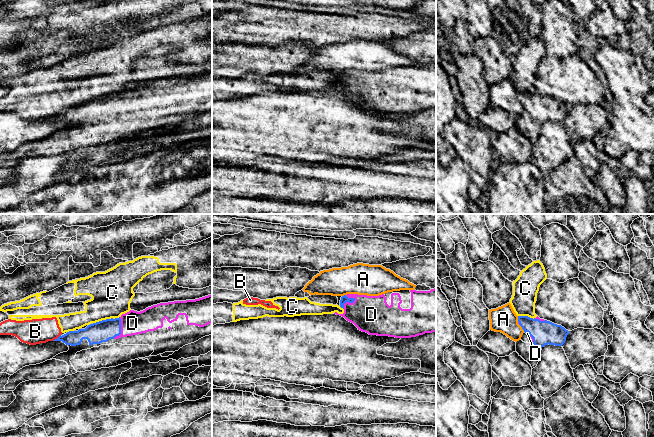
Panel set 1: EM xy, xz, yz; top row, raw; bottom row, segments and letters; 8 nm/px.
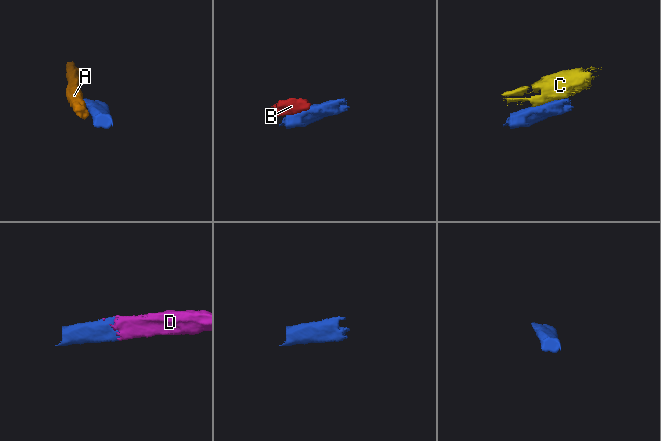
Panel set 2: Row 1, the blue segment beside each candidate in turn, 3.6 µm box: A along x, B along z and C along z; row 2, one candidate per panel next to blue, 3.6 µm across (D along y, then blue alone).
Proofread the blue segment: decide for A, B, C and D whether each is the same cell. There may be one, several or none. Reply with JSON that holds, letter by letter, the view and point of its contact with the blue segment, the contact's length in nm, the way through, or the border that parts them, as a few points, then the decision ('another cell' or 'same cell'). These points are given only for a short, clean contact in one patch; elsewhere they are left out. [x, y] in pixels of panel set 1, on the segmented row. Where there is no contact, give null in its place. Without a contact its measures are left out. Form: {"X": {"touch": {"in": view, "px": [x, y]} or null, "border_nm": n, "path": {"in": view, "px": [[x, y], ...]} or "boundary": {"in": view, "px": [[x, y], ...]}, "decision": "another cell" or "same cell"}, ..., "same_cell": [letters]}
{"A": {"touch": {"in": "yz", "px": [522, 328]}, "border_nm": 80, "boundary": {"in": "yz", "px": [[518, 324], [524, 331]]}, "decision": "another cell"}, "B": {"touch": {"in": "xy", "px": [57, 338]}, "border_nm": 90, "boundary": {"in": "xy", "px": [[60, 334], [52, 340]]}, "decision": "another cell"}, "C": {"touch": {"in": "xy", "px": [106, 319]}, "border_nm": 220, "decision": "another cell"}, "D": {"touch": {"in": "xz", "px": [348, 301]}, "border_nm": 130, "decision": "same cell"}, "same_cell": ["D"]}

